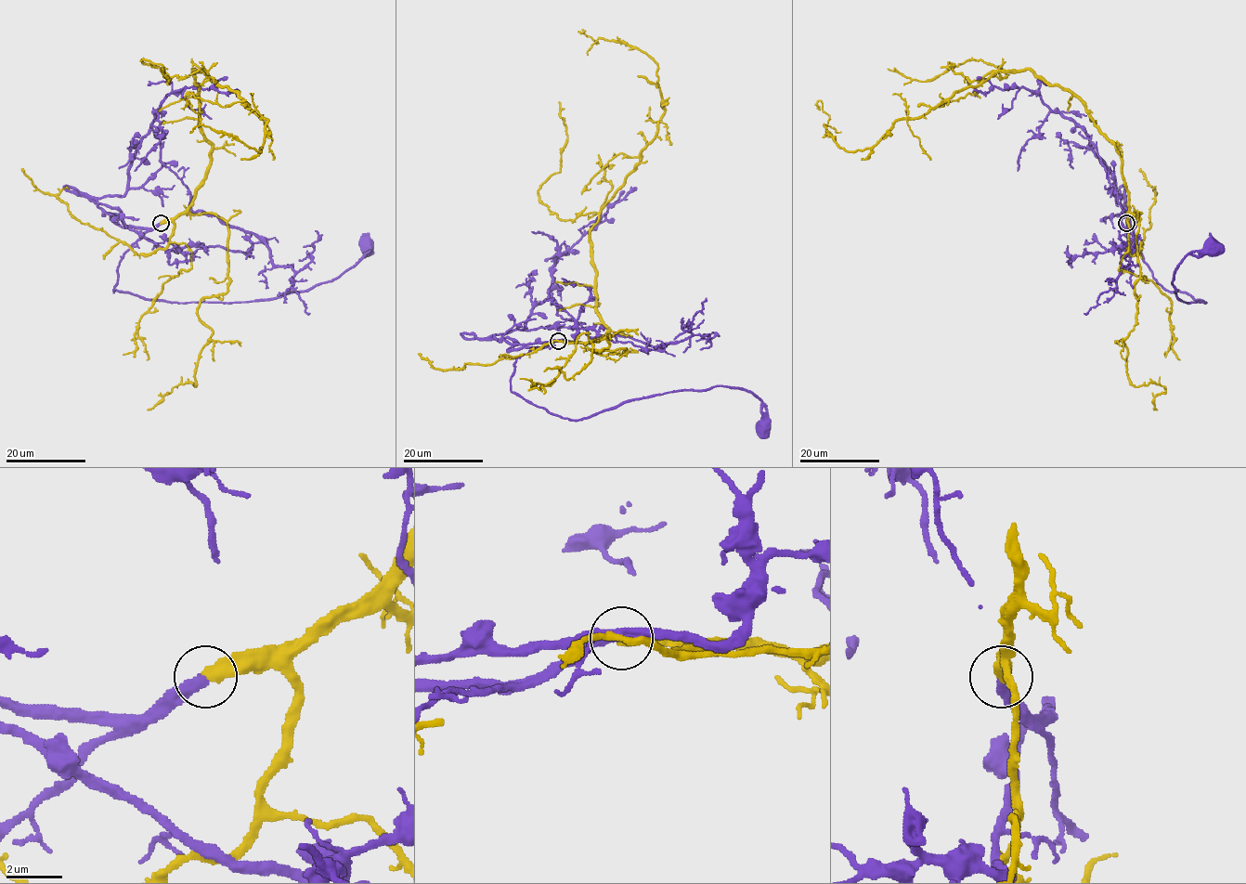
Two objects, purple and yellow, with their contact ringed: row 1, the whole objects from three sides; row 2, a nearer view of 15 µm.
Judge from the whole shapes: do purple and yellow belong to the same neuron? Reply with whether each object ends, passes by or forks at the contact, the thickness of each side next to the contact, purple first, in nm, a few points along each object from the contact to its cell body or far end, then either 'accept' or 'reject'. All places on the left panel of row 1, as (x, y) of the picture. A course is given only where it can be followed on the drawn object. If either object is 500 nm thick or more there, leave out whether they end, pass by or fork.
purple ends; yellow ends; calibres 320 and 420 nm; course purple (161, 223), (123, 253), (114, 292), (174, 303), (259, 301), (308, 291), (340, 277), (369, 250), (368, 246); course yellow (161, 223), (188, 208), (210, 161), (194, 70), (266, 120), (263, 144), (181, 108); reject

